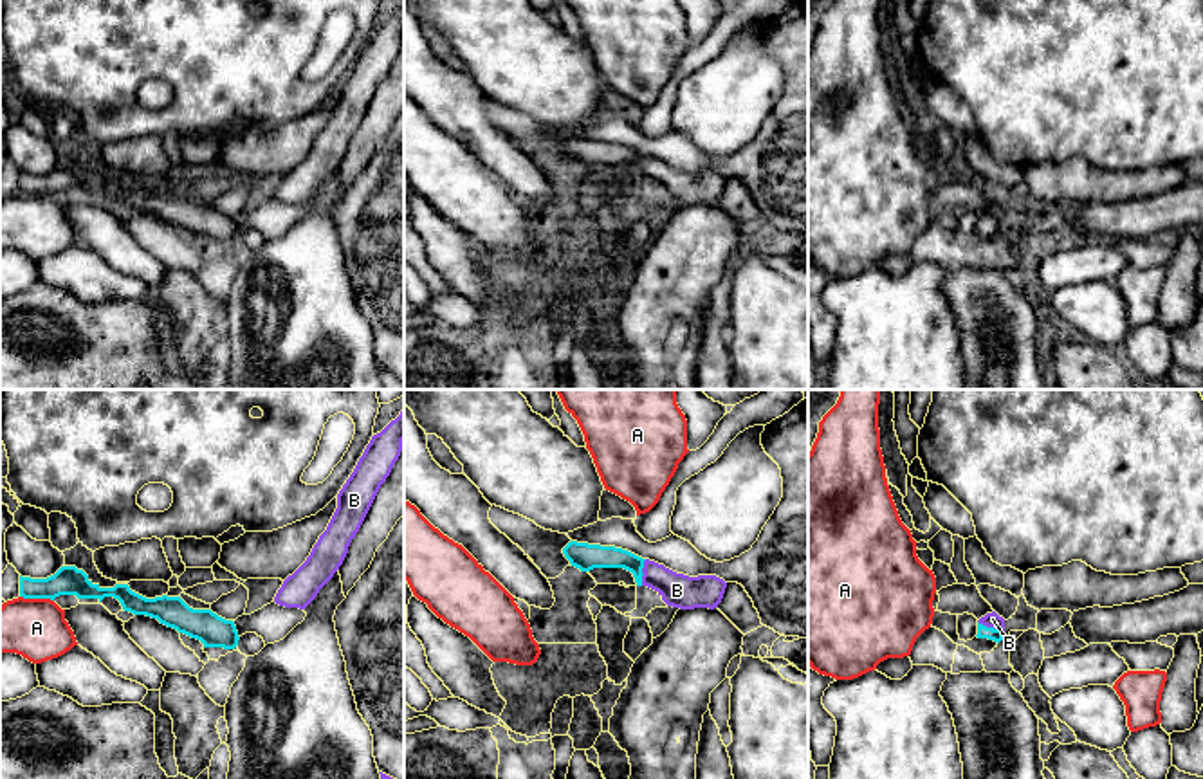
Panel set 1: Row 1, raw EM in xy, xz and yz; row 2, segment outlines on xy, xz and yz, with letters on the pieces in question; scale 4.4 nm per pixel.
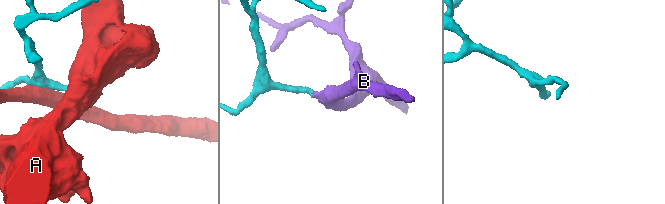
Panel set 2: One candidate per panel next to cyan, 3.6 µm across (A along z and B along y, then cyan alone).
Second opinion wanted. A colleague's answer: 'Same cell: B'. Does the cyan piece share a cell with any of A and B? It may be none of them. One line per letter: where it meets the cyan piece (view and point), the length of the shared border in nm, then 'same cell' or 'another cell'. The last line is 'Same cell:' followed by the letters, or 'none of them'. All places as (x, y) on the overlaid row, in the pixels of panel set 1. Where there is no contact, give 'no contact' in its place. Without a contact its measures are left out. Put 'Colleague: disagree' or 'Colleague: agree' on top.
Colleague: agree
A: meets cyan in xy at (36, 597); contact 150 nm long; another cell
B: meets cyan in xz at (641, 572); contact 120 nm long; same cell
Same cell: B

